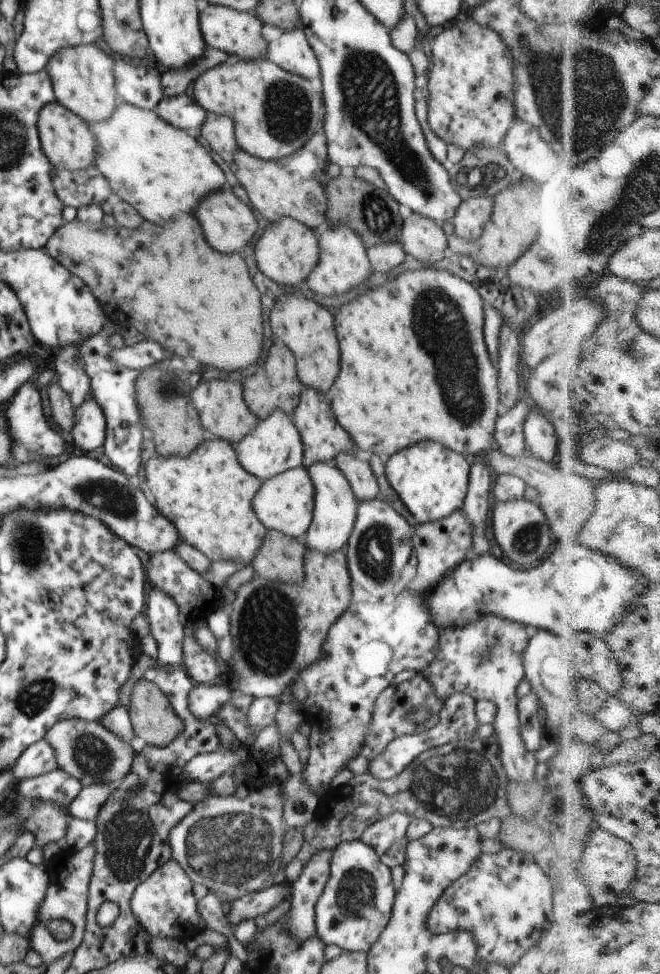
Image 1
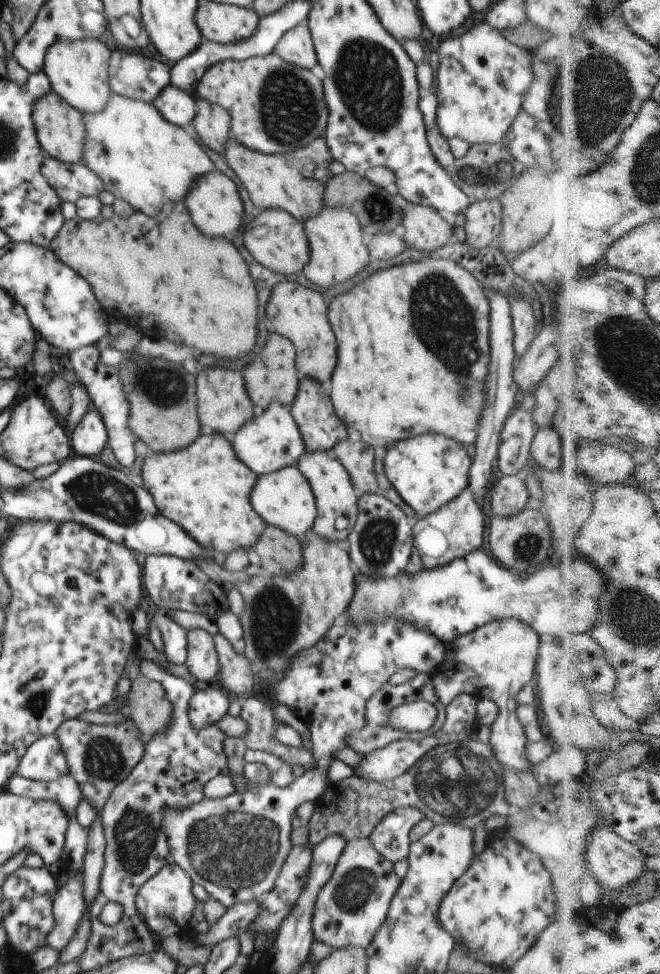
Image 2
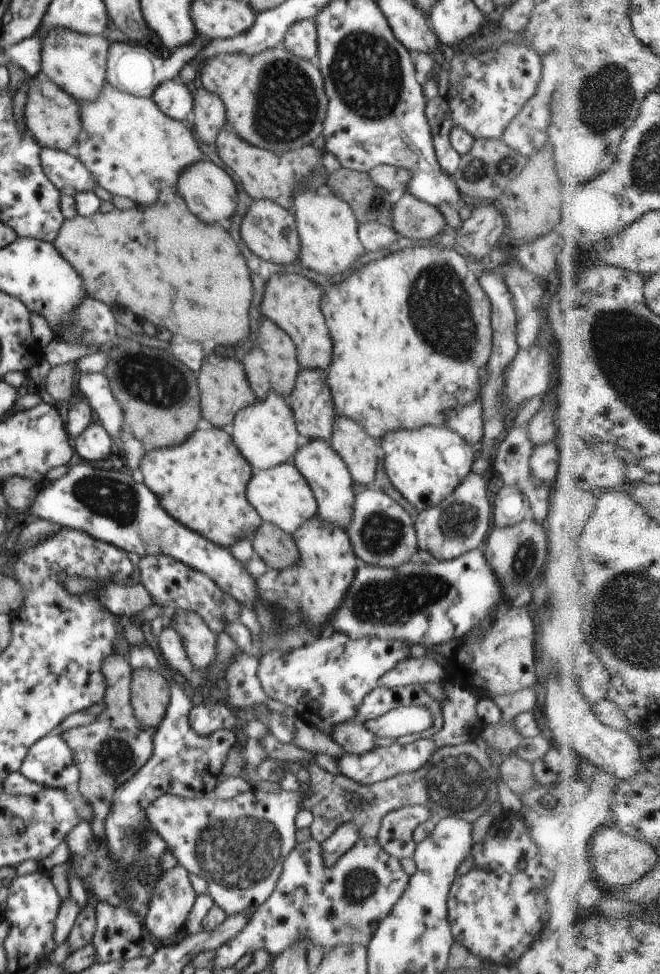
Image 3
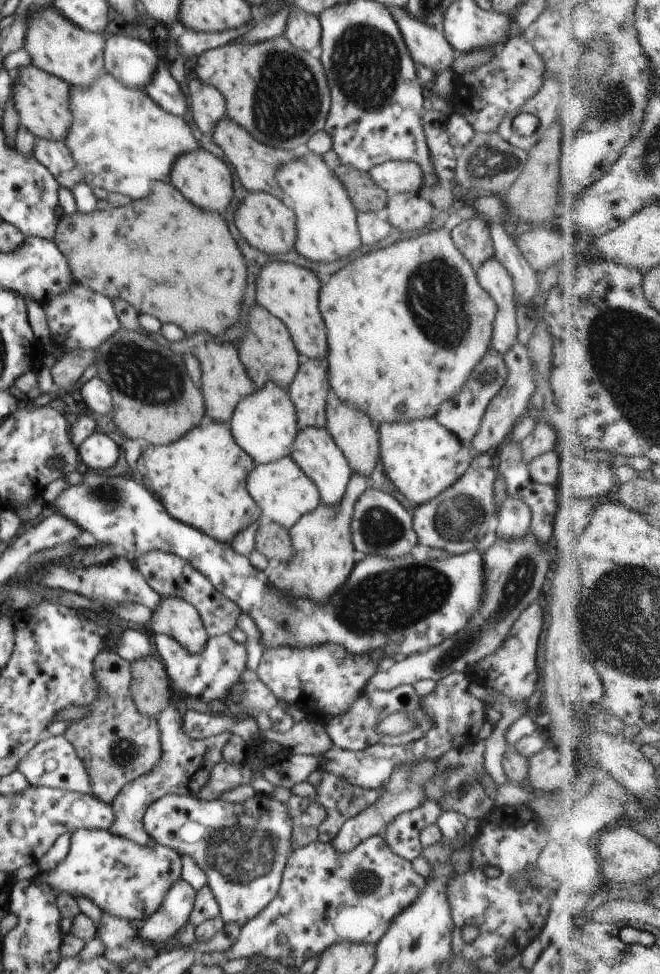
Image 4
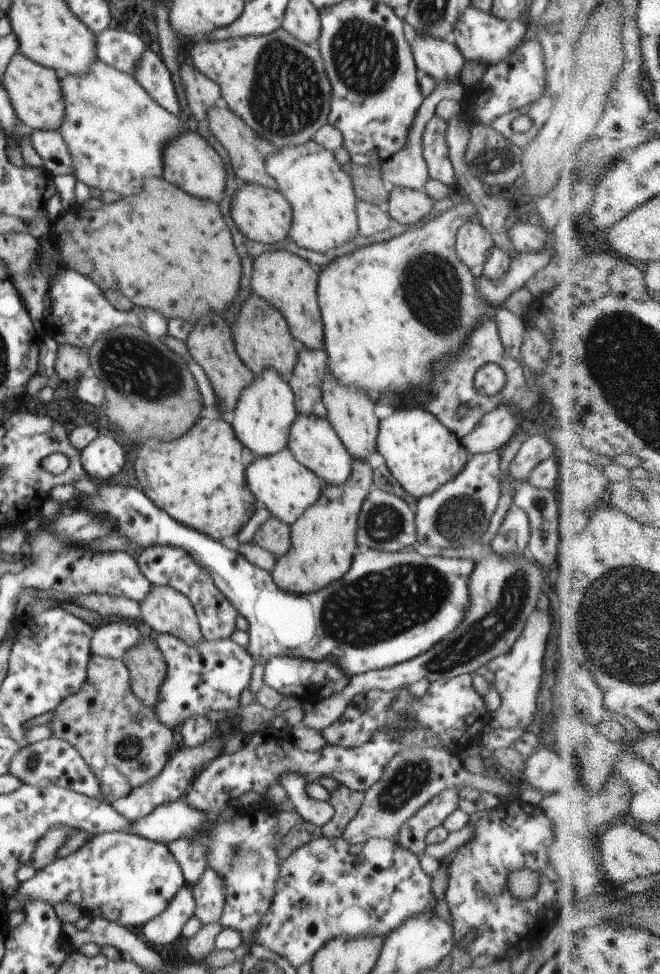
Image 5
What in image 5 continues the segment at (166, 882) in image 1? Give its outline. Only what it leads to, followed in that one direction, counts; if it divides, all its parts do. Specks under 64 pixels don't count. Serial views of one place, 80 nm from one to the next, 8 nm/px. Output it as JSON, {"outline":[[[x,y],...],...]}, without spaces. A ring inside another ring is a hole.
{"outline":[[[184,885],[181,890],[175,892],[175,896],[169,900],[167,908],[145,922],[138,935],[149,946],[157,944],[165,946],[171,944],[180,936],[183,924],[193,915],[194,901],[189,886]]]}

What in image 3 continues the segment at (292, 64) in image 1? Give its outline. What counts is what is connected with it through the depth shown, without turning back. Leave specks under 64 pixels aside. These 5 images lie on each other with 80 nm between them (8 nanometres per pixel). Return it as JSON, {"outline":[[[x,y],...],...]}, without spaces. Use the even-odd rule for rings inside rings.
{"outline":[[[313,19],[298,20],[285,32],[282,45],[288,53],[315,61],[317,54],[316,28]]]}

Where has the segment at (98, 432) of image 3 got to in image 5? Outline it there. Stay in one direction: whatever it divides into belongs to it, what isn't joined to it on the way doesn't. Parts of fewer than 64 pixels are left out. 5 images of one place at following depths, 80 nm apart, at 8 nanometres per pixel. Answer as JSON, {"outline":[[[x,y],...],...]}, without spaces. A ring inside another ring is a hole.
{"outline":[[[98,435],[79,451],[80,462],[89,478],[108,482],[110,476],[117,474],[124,464],[121,446],[110,436]]]}

